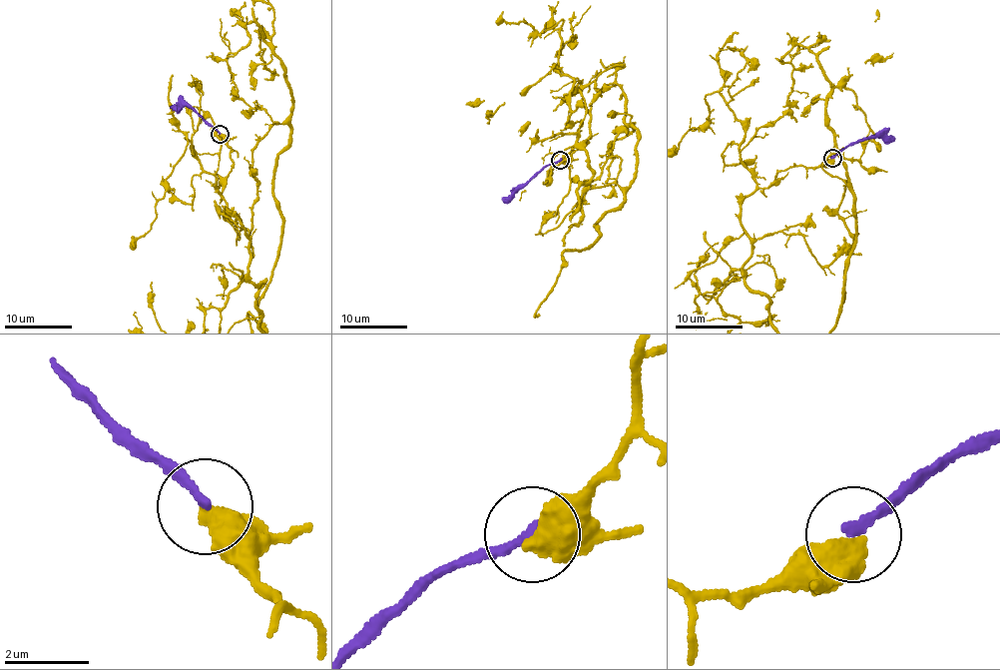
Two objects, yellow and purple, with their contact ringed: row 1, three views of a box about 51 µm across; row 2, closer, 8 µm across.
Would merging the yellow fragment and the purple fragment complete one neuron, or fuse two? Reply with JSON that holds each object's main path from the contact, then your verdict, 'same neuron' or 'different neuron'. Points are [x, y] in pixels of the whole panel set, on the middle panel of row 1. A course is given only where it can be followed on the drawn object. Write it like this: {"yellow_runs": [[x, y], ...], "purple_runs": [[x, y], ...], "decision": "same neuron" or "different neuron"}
{"yellow_runs": [[560, 161], [580, 107], [591, 178], [567, 261], [636, 173], [623, 66], [595, 79], [588, 105]], "purple_runs": [[560, 161], [545, 168], [502, 201]], "decision": "different neuron"}

